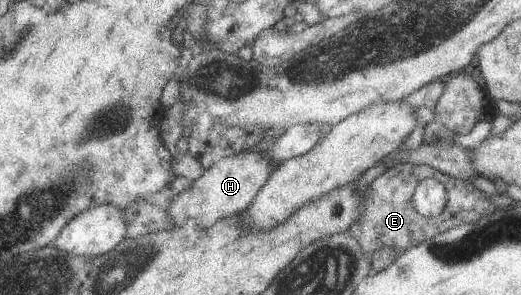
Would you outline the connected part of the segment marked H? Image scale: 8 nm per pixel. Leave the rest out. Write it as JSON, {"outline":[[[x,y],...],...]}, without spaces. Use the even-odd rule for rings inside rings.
{"outline":[[[243,151],[223,157],[219,162],[204,170],[187,189],[183,189],[177,197],[169,201],[167,215],[175,226],[183,225],[189,219],[197,219],[197,225],[201,229],[207,229],[221,217],[242,213],[253,201],[259,189],[263,187],[263,183],[269,179],[274,166],[261,151]]]}

